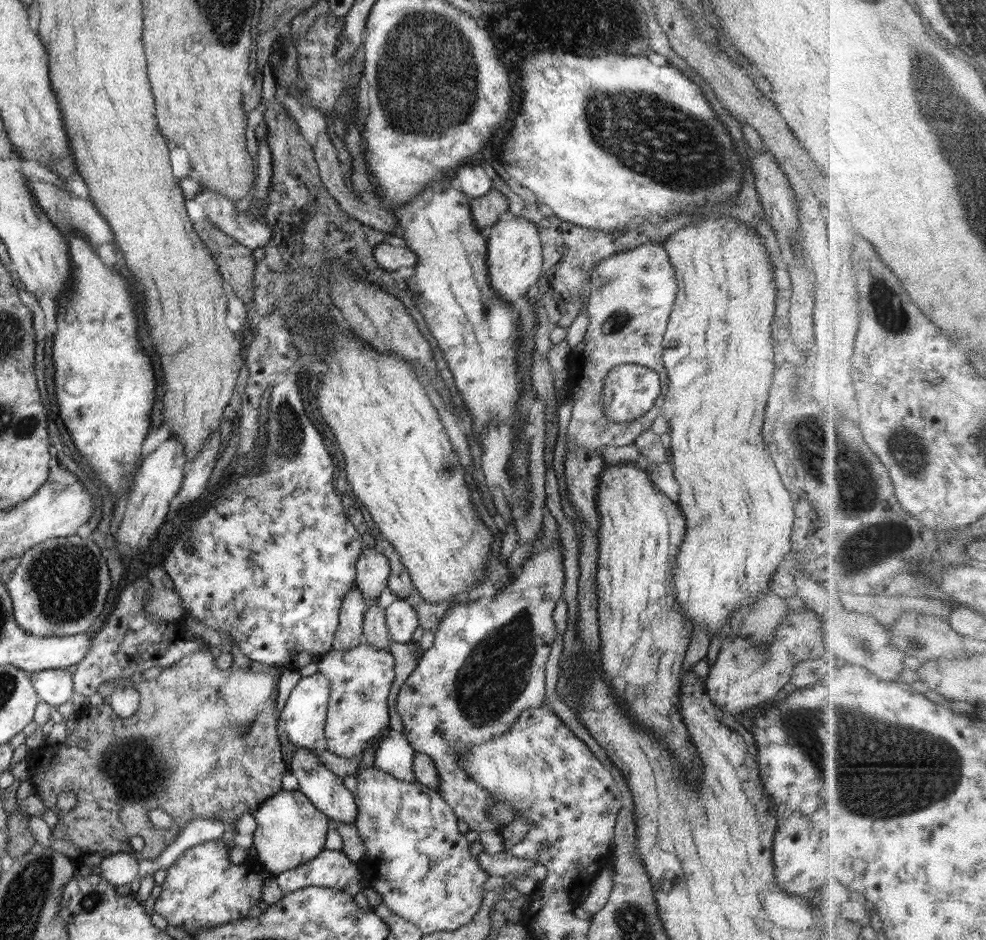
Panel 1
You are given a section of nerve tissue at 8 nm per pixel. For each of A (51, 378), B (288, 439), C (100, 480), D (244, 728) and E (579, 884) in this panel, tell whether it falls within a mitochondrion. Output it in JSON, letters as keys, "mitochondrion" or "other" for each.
{"A":"other","B":"mitochondrion","C":"other","D":"mitochondrion","E":"other"}

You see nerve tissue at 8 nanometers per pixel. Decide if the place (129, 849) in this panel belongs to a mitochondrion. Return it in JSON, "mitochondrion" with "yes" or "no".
{"mitochondrion":"no"}

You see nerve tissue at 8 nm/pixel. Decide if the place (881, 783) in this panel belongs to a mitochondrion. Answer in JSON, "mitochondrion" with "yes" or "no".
{"mitochondrion":"yes"}

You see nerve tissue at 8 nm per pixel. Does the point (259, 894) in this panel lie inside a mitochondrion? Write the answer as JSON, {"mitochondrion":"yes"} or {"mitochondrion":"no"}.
{"mitochondrion":"no"}

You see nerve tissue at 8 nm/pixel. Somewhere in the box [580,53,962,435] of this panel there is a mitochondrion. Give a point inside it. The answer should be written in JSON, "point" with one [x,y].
{"point":[655,141]}

